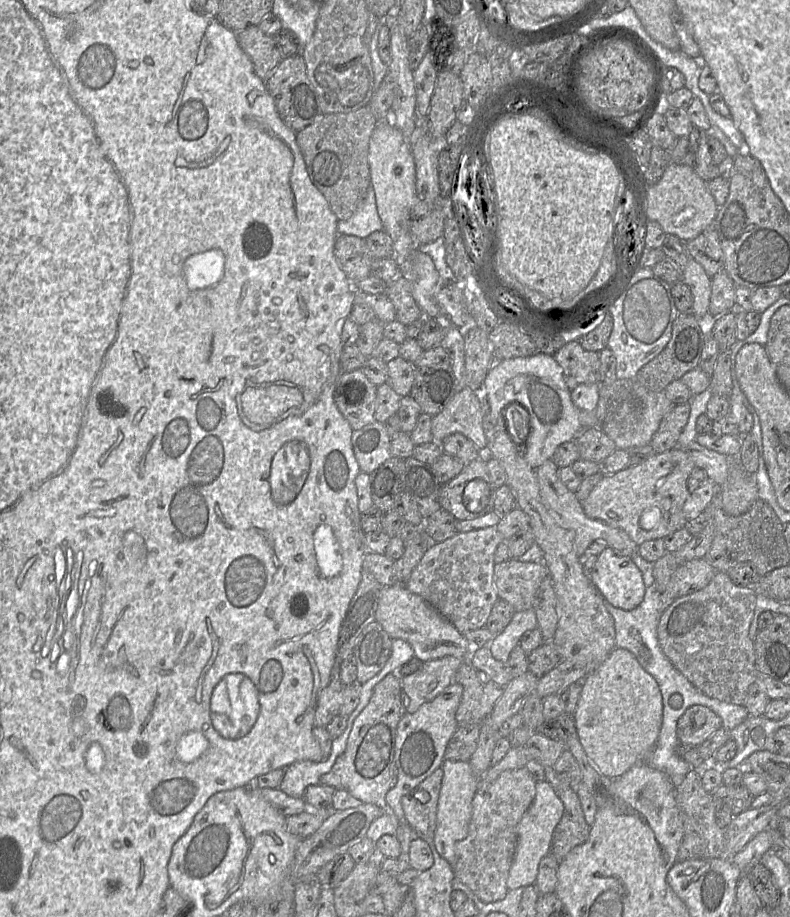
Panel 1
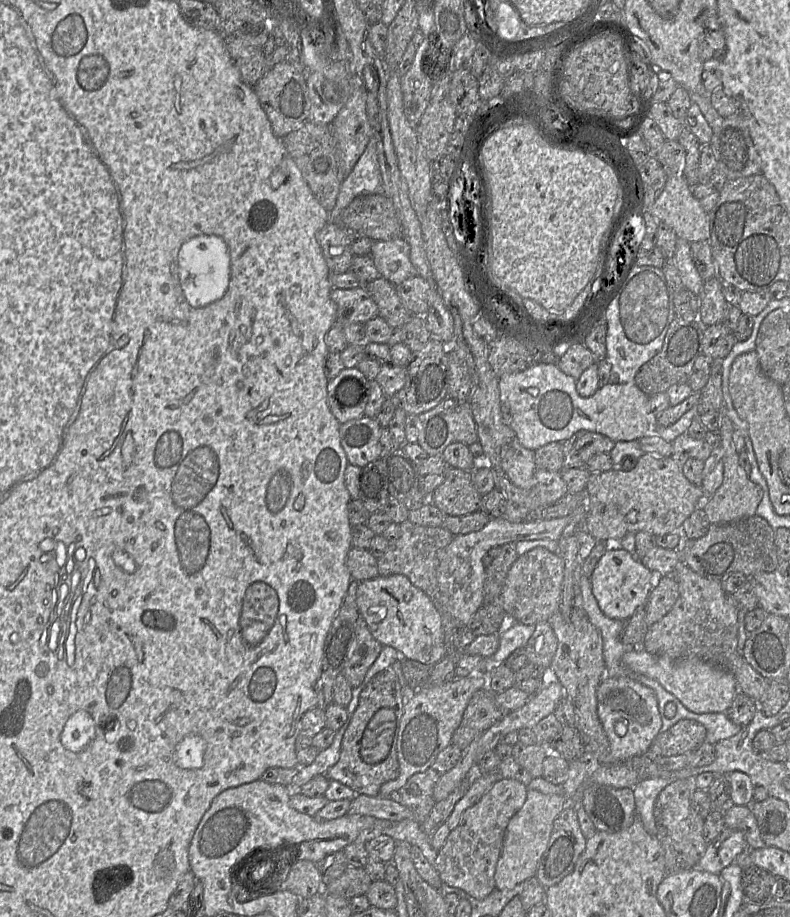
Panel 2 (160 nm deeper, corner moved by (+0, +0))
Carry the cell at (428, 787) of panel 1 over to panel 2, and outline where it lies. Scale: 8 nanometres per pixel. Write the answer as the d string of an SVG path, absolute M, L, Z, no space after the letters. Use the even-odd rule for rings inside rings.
M430 767L411 776L402 788L393 791L389 797L409 808L410 819L422 824L436 804L433 793L440 776Z

